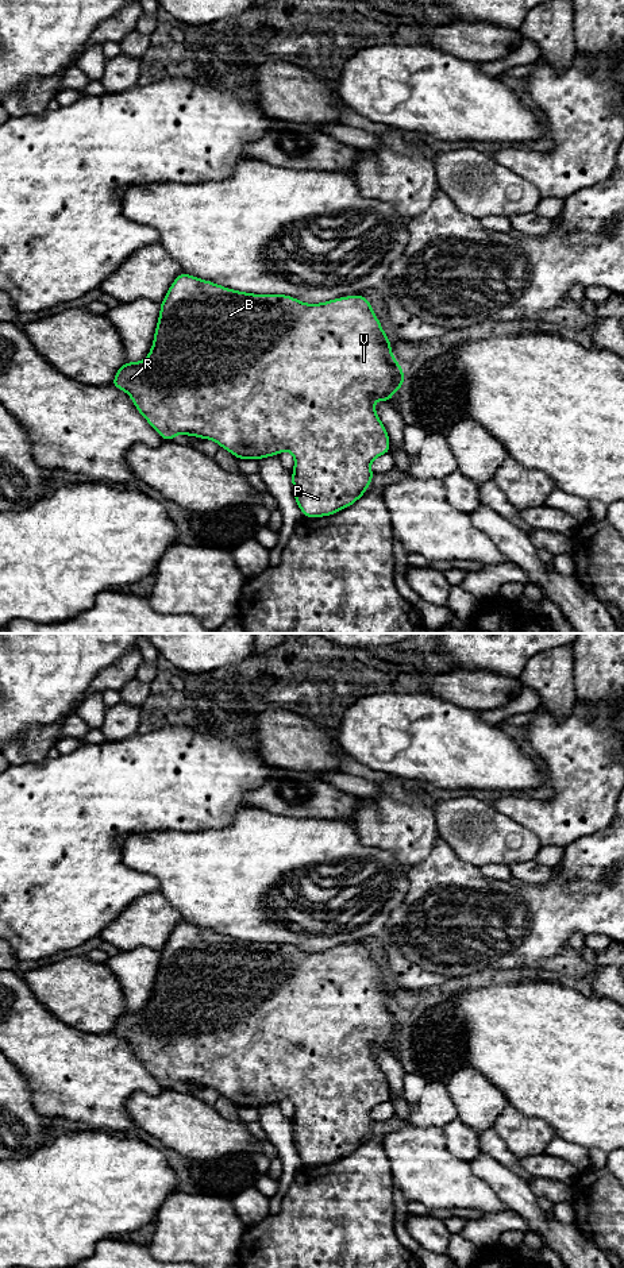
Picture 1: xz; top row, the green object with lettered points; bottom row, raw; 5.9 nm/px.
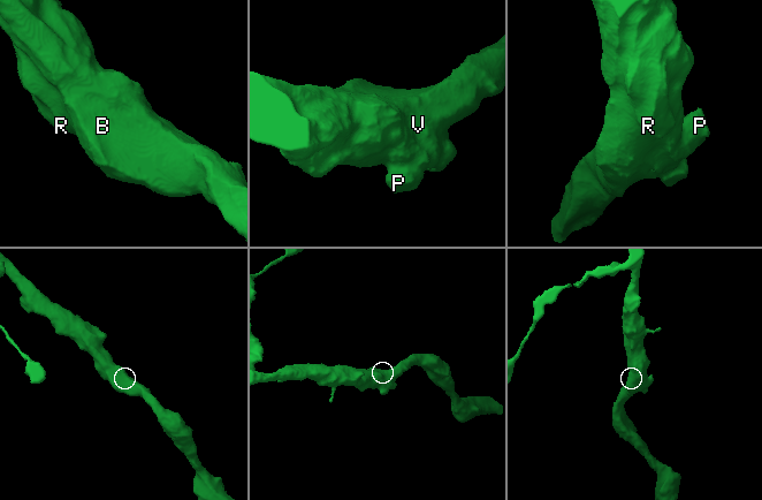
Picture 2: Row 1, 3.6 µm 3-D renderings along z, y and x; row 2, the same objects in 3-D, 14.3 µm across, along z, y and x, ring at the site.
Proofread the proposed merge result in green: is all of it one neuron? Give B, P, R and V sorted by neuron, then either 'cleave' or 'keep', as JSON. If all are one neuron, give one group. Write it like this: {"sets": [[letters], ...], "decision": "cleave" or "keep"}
{"sets": [["B", "P", "R", "V"]], "decision": "keep"}

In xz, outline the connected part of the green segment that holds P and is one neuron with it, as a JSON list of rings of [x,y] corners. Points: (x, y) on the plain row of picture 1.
[[[181,921],[170,933],[159,955],[161,960],[150,1002],[140,1010],[126,1010],[118,1017],[111,1033],[124,1038],[131,1045],[138,1060],[165,1090],[170,1090],[178,1082],[197,1084],[216,1090],[238,1107],[261,1109],[262,1106],[278,1103],[284,1099],[292,1101],[294,1105],[294,1117],[292,1119],[293,1142],[304,1165],[316,1167],[331,1164],[351,1155],[365,1142],[374,1125],[370,1111],[382,1102],[390,1101],[389,1083],[375,1060],[374,1051],[377,1048],[390,1051],[393,1041],[404,1034],[404,1017],[394,1007],[389,986],[384,980],[367,947],[361,943],[354,943],[327,951],[305,952],[286,943],[238,940]]]

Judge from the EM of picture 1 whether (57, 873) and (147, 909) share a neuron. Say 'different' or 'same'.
different

